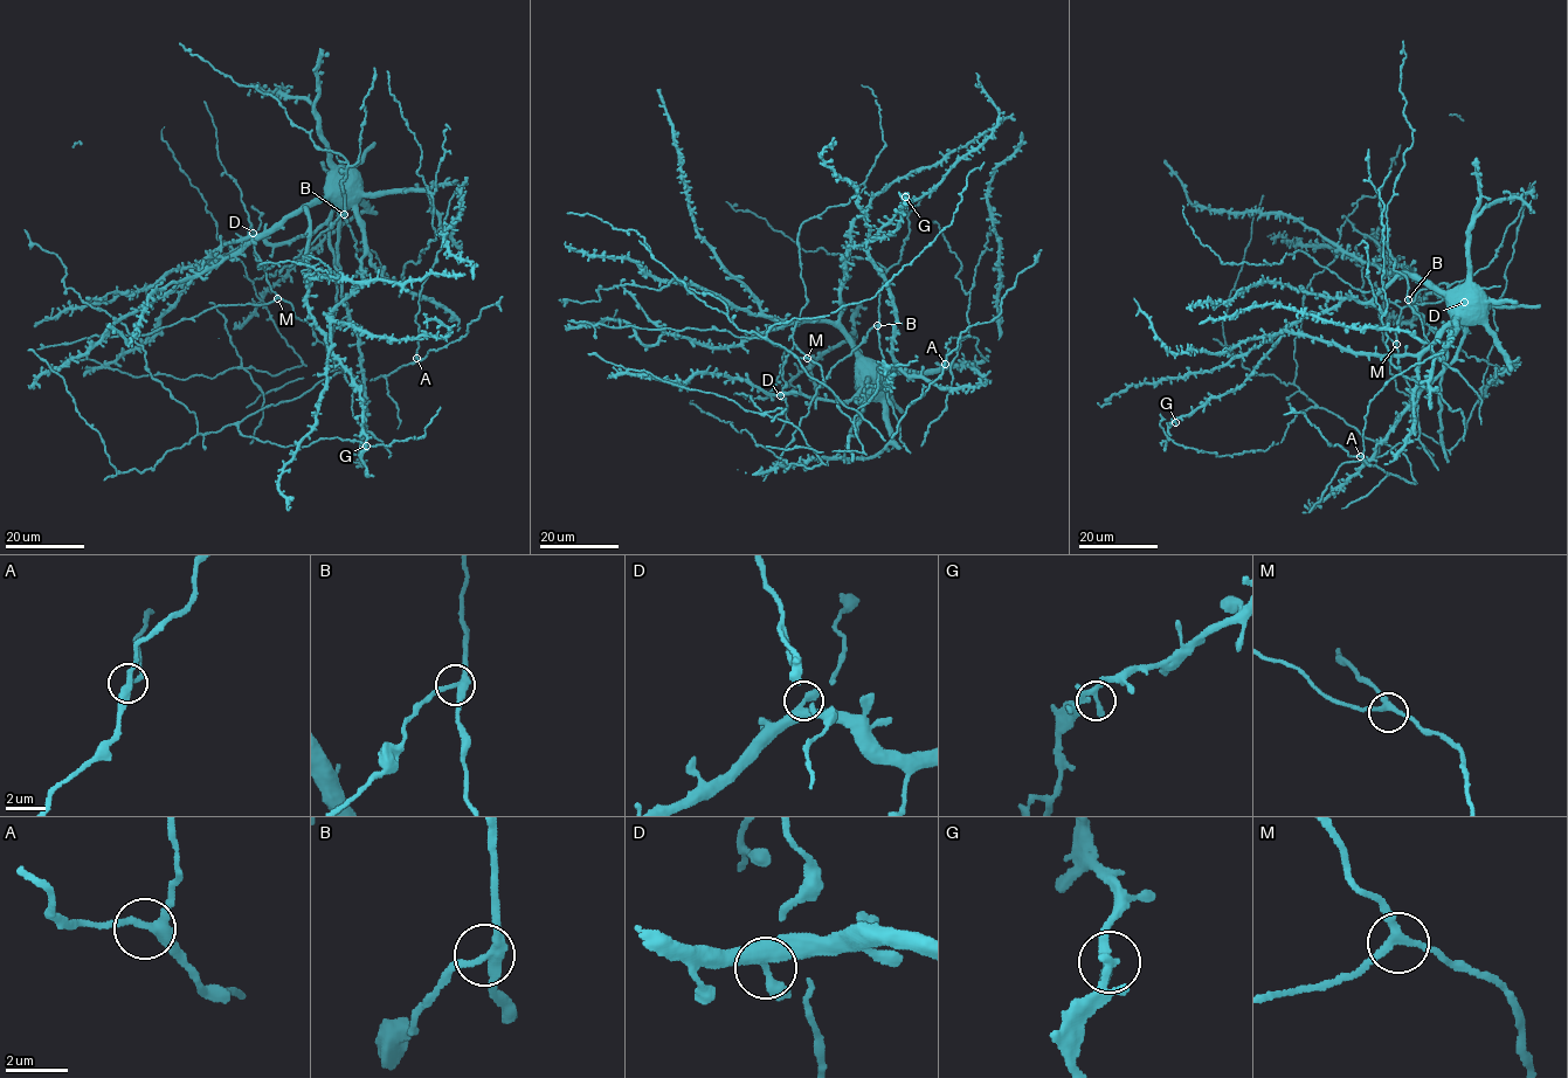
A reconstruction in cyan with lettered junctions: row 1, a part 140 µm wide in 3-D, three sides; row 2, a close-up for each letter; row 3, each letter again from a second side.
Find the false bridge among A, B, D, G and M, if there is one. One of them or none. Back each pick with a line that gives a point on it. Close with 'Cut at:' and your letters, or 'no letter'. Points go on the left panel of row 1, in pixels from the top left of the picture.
B: place (344, 214)
Cut at: B

